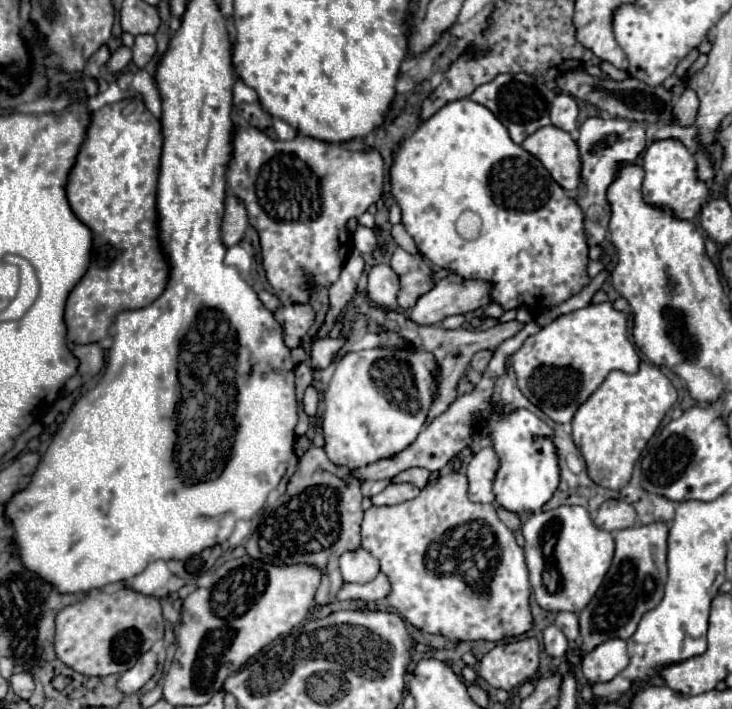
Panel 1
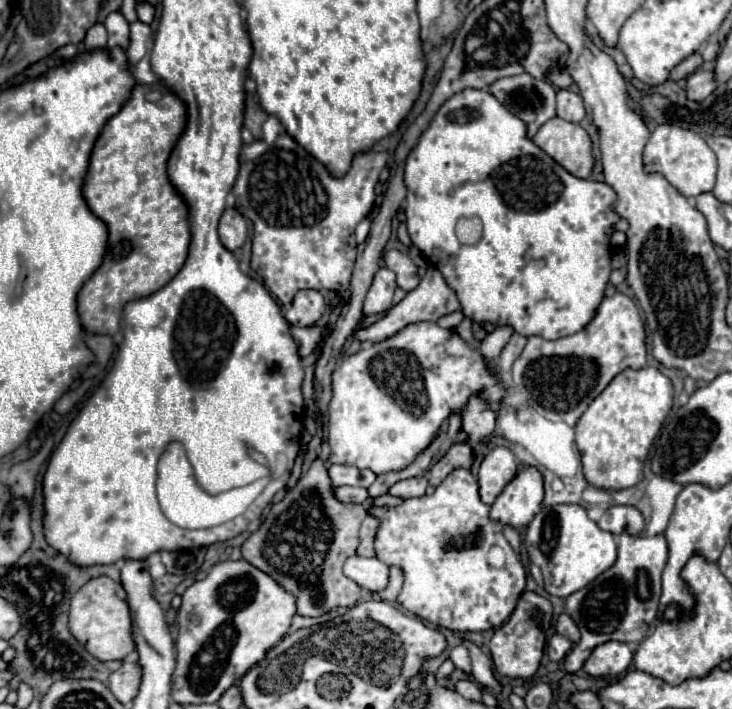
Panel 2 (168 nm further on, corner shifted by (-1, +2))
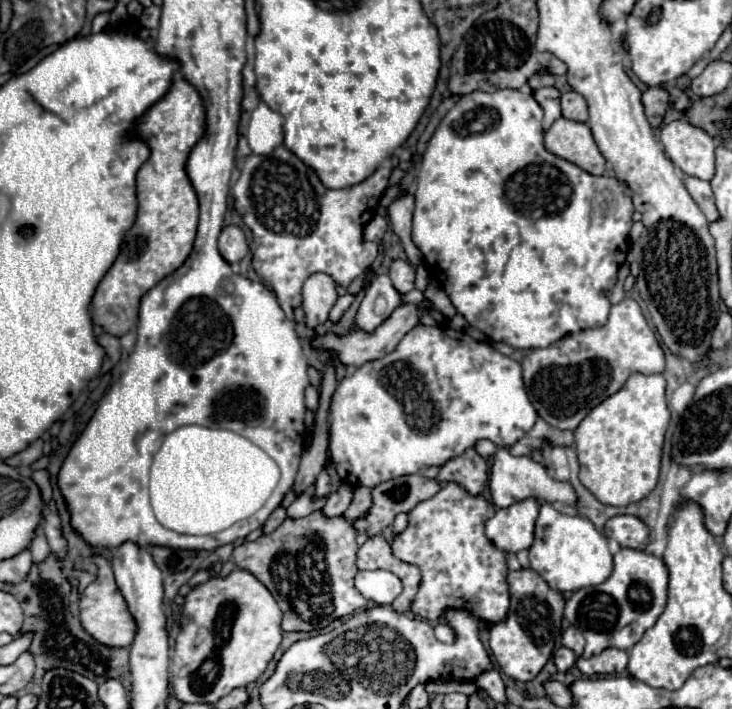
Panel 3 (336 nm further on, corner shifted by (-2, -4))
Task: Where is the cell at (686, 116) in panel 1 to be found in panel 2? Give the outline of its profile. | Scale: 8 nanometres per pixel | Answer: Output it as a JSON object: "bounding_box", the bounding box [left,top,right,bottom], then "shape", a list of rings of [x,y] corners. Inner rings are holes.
{"bounding_box":[686,69,716,101],"shape":[[[698,69],[696,73],[692,73],[688,77],[686,83],[686,97],[690,101],[702,101],[706,99],[712,91],[714,91],[716,83],[714,83],[714,75],[708,69]]]}

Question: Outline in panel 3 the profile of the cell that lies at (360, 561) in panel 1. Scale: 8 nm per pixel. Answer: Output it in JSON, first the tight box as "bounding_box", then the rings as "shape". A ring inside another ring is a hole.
{"bounding_box":[355,571,403,605],"shape":[[[359,571],[355,577],[355,587],[367,601],[375,601],[377,605],[391,605],[395,597],[403,591],[399,577],[387,571]]]}

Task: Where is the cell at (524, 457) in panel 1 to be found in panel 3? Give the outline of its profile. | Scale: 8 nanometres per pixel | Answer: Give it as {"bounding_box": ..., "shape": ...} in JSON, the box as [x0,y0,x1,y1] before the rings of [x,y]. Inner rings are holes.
{"bounding_box":[485,499,539,553],"shape":[[[535,499],[519,501],[507,509],[497,509],[497,513],[487,521],[485,533],[497,549],[505,553],[519,553],[533,545],[537,515],[539,505]]]}

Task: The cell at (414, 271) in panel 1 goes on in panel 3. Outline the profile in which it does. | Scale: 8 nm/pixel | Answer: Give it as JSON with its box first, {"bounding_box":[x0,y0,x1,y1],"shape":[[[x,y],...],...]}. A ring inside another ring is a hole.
{"bounding_box":[389,259,415,295],"shape":[[[401,259],[393,261],[393,265],[391,265],[391,269],[389,269],[389,277],[391,277],[391,281],[393,281],[393,287],[395,287],[401,295],[409,293],[409,291],[415,287],[415,271],[413,271],[413,267],[411,267],[409,263],[405,263],[405,261],[401,261]]]}

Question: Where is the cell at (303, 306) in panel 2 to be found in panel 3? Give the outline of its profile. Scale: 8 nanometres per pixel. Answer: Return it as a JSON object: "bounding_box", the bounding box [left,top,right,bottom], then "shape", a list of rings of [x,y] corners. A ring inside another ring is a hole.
{"bounding_box":[303,273,337,329],"shape":[[[313,273],[303,285],[303,309],[309,329],[323,325],[329,319],[329,311],[337,301],[337,285],[327,273]]]}

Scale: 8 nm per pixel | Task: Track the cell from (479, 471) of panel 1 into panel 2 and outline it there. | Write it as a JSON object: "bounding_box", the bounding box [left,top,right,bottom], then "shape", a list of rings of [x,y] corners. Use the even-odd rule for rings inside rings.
{"bounding_box":[478,447,518,505],"shape":[[[506,447],[492,449],[478,467],[480,499],[492,505],[498,493],[504,489],[504,485],[516,475],[516,471],[518,471],[518,461],[510,449]]]}

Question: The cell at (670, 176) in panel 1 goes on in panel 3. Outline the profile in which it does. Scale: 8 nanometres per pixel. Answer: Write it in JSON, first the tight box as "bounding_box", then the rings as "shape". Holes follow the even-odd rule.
{"bounding_box":[659,119,715,181],"shape":[[[675,119],[659,131],[665,155],[681,167],[683,173],[711,181],[715,175],[715,141],[703,129]]]}

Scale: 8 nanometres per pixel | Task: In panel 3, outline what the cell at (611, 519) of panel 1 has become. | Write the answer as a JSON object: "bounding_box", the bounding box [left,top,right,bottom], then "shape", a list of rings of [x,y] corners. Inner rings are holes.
{"bounding_box":[605,515,649,549],"shape":[[[617,515],[605,523],[605,535],[615,539],[621,547],[645,549],[649,541],[647,525],[633,515]]]}

